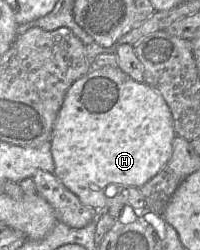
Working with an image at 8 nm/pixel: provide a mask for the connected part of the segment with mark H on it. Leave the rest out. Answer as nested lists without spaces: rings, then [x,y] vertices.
[[[105,66],[100,69],[92,69],[84,76],[77,79],[66,92],[63,104],[54,123],[52,136],[50,139],[51,152],[55,164],[54,174],[56,177],[72,192],[80,201],[94,209],[96,212],[105,211],[108,197],[105,195],[105,189],[109,184],[118,186],[133,186],[140,188],[167,164],[172,156],[172,142],[176,133],[173,126],[173,118],[169,106],[162,95],[147,83],[139,83],[124,73],[119,67]]]

